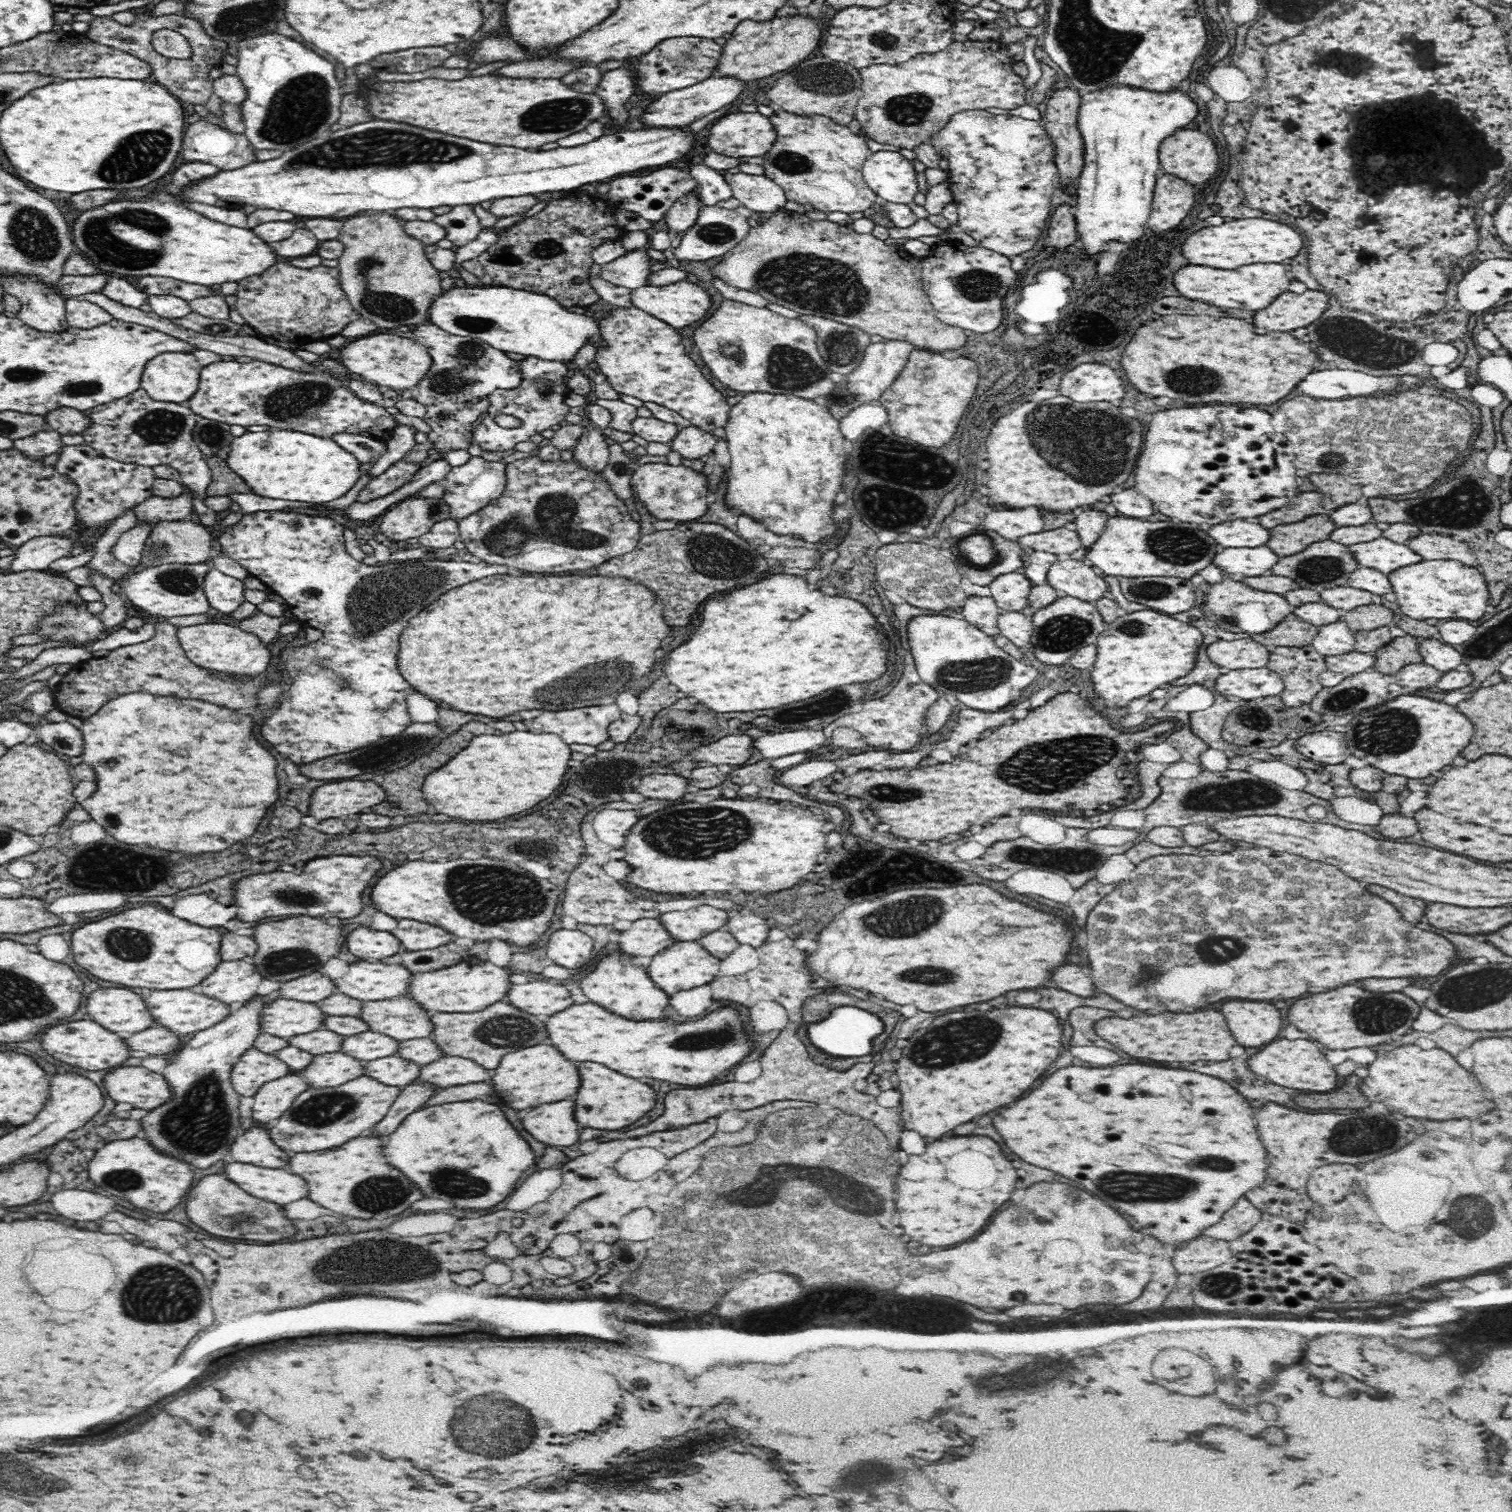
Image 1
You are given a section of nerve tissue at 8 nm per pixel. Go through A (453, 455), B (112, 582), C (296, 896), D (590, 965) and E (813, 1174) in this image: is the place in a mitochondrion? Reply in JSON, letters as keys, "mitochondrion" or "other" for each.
{"A":"other","B":"other","C":"mitochondrion","D":"other","E":"other"}

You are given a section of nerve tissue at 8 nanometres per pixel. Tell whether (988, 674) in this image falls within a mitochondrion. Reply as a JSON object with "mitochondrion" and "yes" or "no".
{"mitochondrion":"yes"}

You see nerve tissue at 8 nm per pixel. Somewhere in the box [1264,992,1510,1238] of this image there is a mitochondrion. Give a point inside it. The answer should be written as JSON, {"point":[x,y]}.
{"point":[1383,1016]}

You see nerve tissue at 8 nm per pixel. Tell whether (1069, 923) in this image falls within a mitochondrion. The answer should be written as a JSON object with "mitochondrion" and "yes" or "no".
{"mitochondrion":"no"}

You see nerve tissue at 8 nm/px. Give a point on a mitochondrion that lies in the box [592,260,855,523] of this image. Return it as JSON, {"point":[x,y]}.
{"point":[789,368]}

